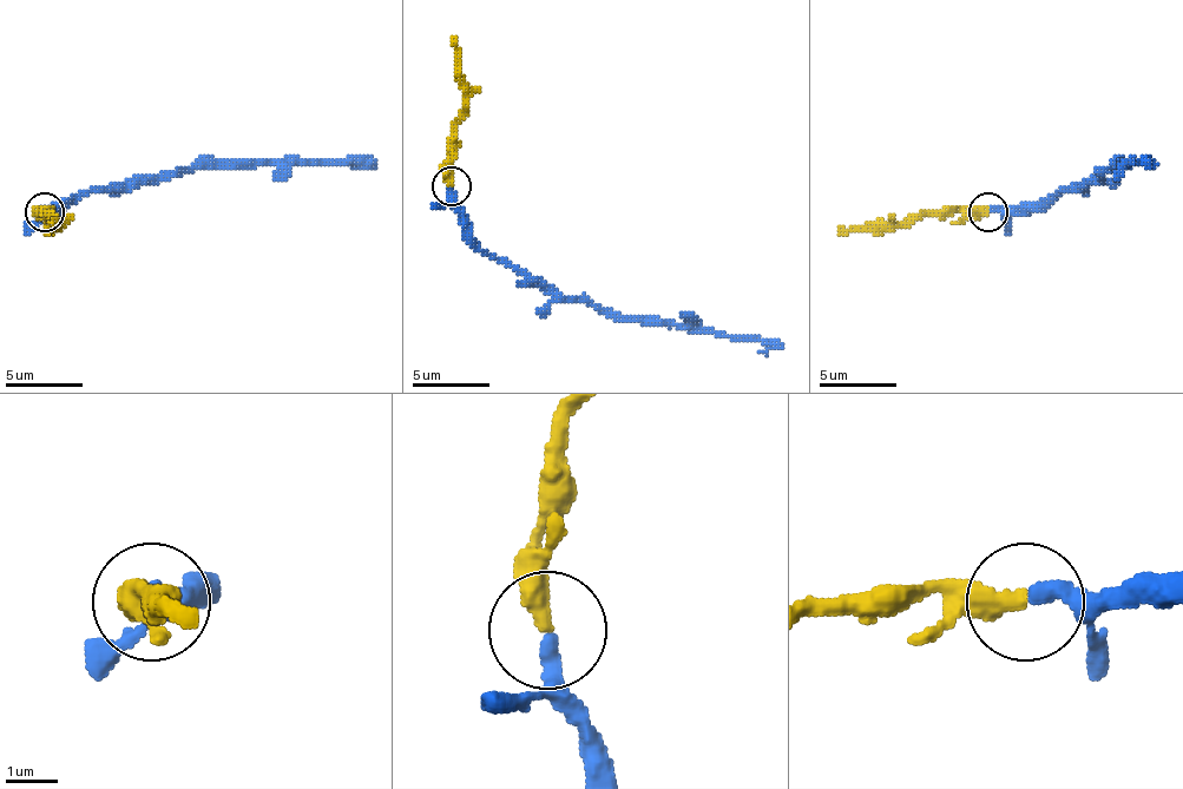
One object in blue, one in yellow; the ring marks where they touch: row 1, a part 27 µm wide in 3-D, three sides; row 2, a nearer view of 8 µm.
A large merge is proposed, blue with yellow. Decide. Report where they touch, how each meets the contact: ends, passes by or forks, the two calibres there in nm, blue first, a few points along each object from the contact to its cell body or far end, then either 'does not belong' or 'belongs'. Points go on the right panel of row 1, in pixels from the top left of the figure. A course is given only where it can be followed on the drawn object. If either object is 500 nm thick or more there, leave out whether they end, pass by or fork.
(987, 212) | blue ends | yellow ends | 320/400 nm | blue via (991, 211), (1042, 211), (1060, 191), (1084, 188), (1119, 164), (1150, 160) | yellow via (986, 211), (925, 211), (908, 223), (839, 227) | belongs

